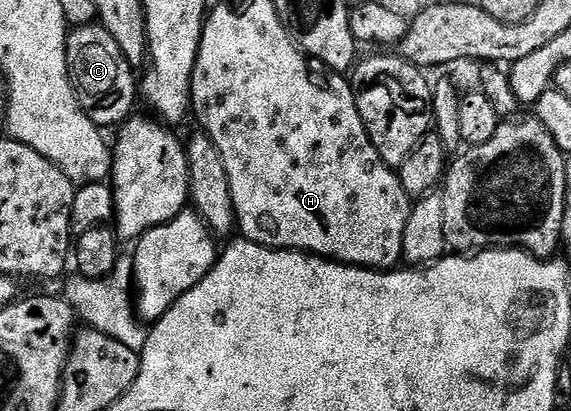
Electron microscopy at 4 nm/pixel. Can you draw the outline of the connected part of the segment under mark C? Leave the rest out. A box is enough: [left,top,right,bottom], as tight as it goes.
[67,24,137,128]

